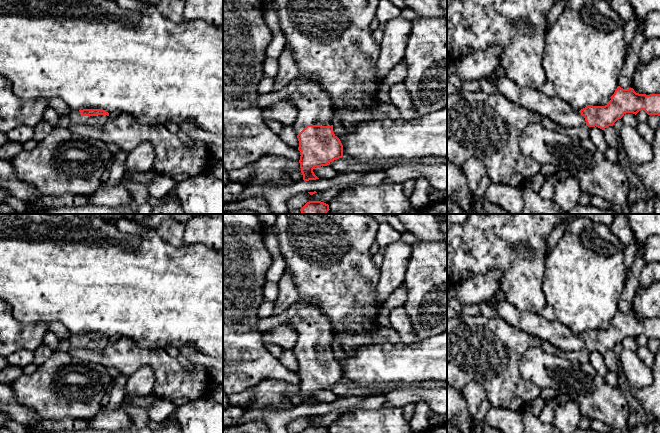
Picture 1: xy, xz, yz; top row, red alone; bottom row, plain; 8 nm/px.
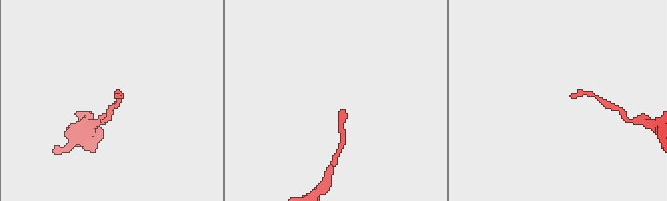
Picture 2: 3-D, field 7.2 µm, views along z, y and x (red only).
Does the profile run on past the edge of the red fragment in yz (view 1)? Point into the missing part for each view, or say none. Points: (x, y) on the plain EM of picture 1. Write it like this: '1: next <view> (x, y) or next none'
1: next yz (553, 332)

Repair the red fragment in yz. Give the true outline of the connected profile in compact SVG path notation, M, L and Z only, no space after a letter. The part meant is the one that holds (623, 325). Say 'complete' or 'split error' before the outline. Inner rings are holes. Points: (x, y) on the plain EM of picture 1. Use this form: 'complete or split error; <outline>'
split error; M493 295L485 302L494 309L498 317L513 327L518 328L528 334L532 334L533 336L540 338L563 351L581 351L586 349L588 351L596 350L604 354L609 350L613 350L614 347L618 343L621 343L626 337L633 337L636 339L641 334L644 334L648 339L660 340L660 318L639 318L636 317L633 312L623 313L618 310L607 329L588 329L580 335L577 335L557 320L549 321L541 314L518 310L507 301L495 302Z

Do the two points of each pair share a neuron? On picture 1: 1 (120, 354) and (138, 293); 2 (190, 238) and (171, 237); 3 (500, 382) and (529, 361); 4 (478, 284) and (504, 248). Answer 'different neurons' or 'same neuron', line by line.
1: different neurons
2: different neurons
3: different neurons
4: different neurons

